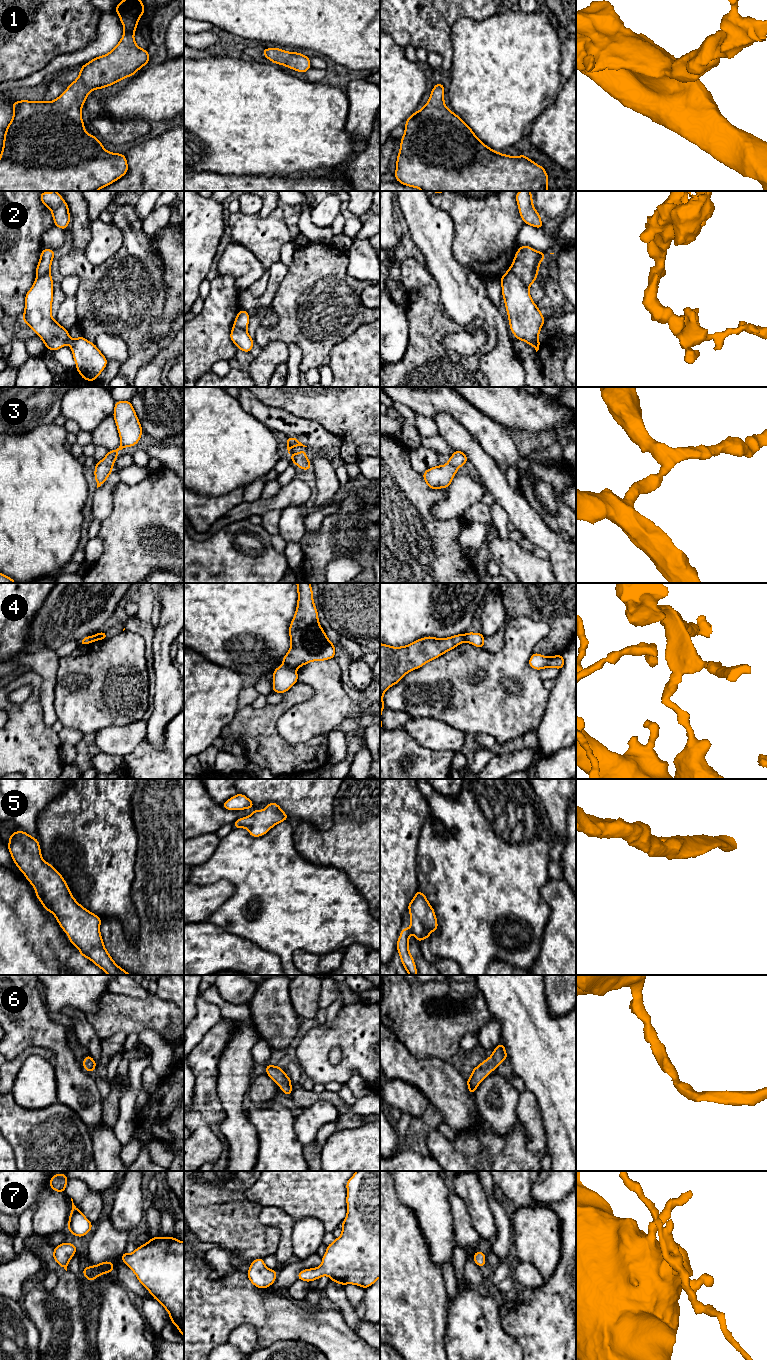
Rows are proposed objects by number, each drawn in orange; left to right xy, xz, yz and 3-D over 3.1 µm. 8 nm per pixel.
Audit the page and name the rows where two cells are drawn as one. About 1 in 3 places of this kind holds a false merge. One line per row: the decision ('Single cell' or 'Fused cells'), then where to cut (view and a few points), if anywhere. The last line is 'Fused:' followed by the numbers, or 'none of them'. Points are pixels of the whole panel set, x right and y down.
1: Single cell. No split
2: Fused cells. Split along yz (510, 267), (528, 287)
3: Single cell. No split
4: Fused cells. Split along xz (283, 664), (294, 668)
5: Single cell. No split
6: Single cell. No split
7: Single cell. No split
Fused: 2, 4

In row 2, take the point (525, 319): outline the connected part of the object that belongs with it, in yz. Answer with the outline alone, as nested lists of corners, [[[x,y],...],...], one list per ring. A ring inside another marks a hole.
[[[511,267],[500,281],[510,330],[516,339],[525,341],[537,352],[541,345],[538,335],[545,319],[533,302],[529,287],[516,276]]]

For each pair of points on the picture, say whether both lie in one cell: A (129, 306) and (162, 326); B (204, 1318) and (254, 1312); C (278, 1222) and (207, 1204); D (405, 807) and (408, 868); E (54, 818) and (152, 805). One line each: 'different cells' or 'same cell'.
A: different cells
B: same cell
C: different cells
D: same cell
E: different cells

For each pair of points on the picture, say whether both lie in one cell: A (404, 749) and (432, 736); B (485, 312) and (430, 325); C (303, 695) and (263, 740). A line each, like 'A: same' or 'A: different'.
A: different
B: different
C: same

